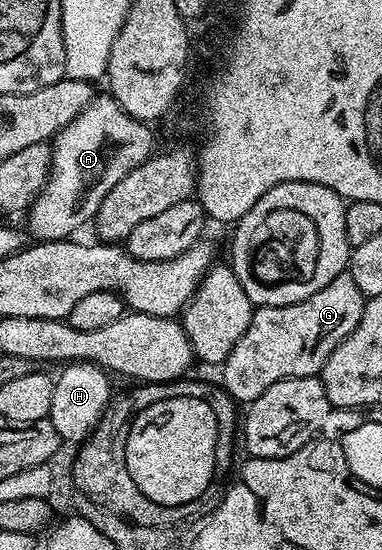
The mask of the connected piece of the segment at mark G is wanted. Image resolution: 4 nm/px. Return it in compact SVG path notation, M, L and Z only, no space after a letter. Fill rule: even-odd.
M348 274L332 278L324 290L316 290L312 298L279 308L255 307L248 330L232 346L225 364L221 365L221 387L236 402L249 402L260 398L268 386L281 380L295 380L305 376L318 376L324 362L336 346L360 322L364 297L360 286Z

